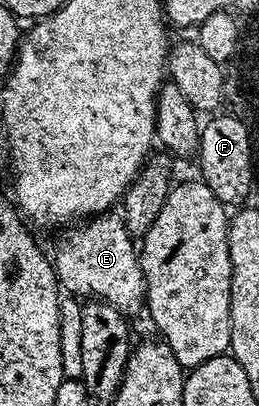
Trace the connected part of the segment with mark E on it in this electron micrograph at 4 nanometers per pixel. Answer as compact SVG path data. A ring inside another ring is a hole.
M116 210L102 212L65 232L68 233L57 242L54 255L56 279L65 293L106 301L122 313L146 300L148 287L138 263L138 248L135 243L132 245L132 236Z

